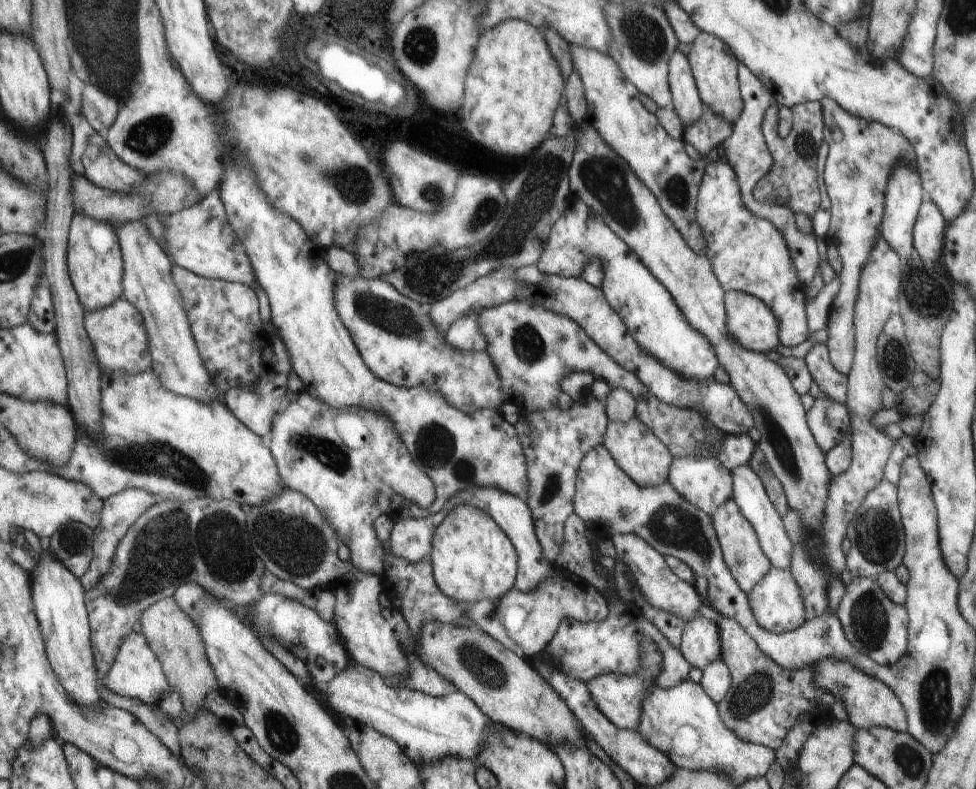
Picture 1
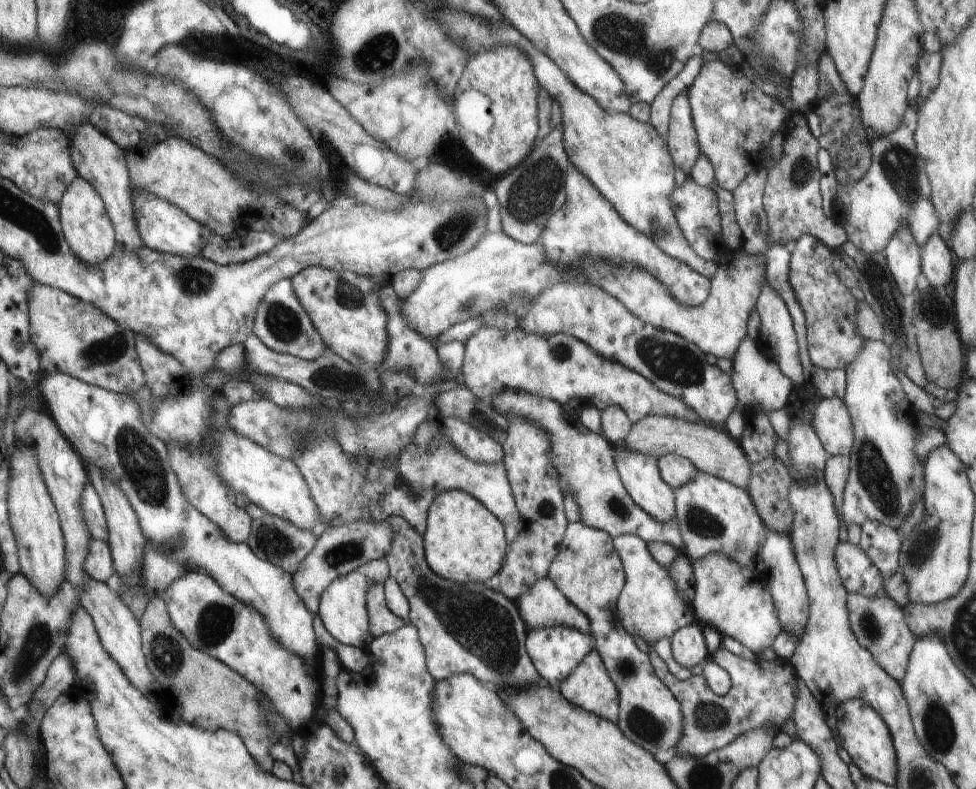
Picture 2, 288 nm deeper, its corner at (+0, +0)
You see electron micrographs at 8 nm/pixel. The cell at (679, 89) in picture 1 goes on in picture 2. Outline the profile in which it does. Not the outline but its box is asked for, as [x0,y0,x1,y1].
[665,94,701,178]

